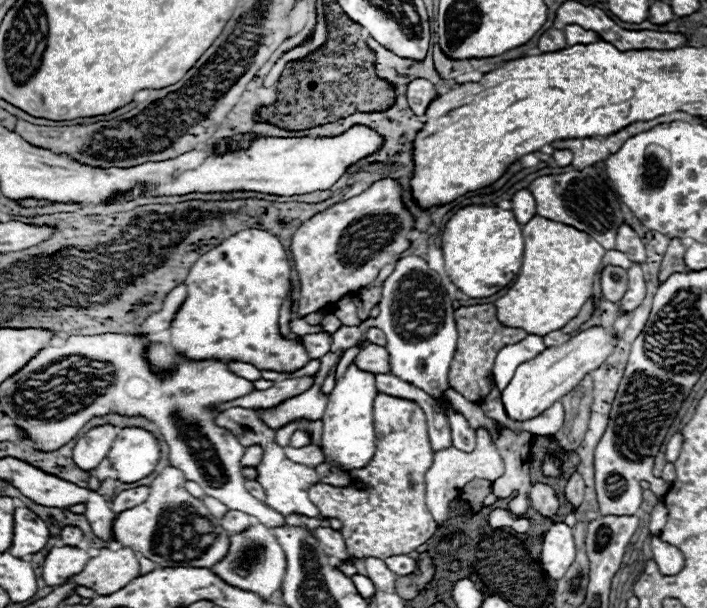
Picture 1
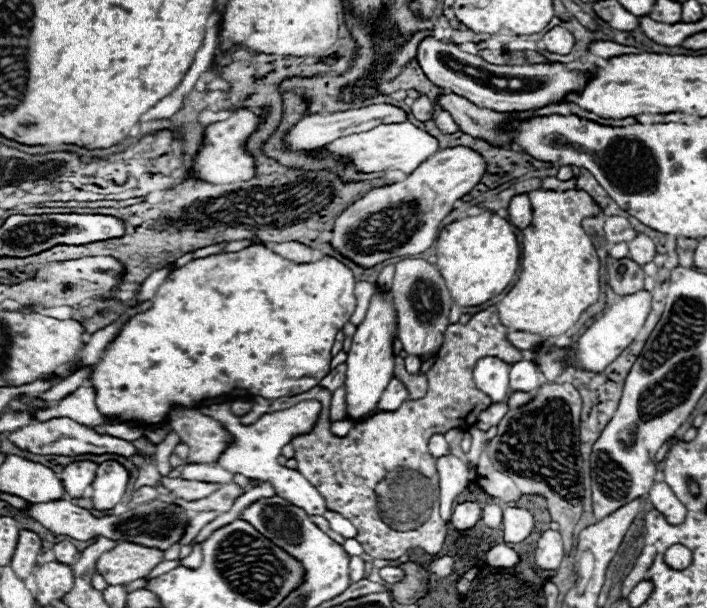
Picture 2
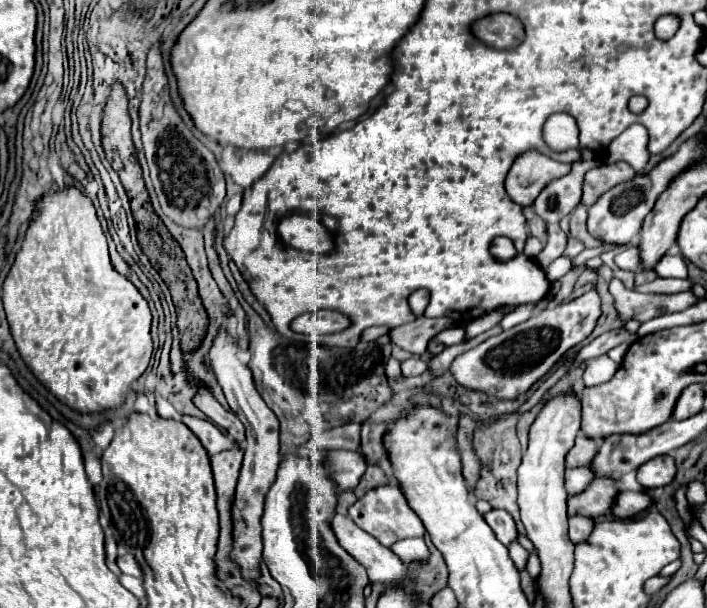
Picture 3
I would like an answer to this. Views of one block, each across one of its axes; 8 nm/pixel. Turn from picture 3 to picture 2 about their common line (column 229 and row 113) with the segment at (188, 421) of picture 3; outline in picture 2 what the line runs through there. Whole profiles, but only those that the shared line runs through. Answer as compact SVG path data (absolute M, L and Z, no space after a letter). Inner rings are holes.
M440 110L440 112L436 114L434 122L436 122L436 126L438 126L444 134L454 134L454 132L458 132L456 122L452 120L452 116L450 116L446 110Z

